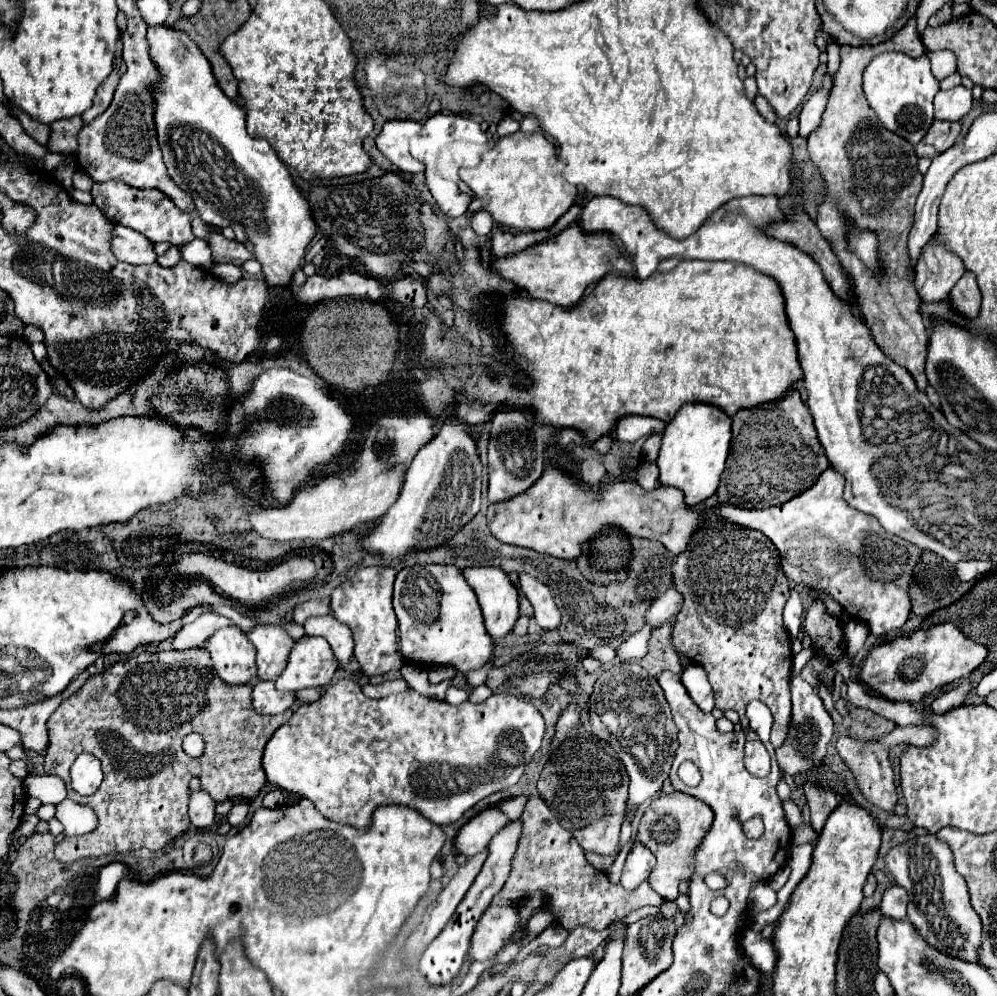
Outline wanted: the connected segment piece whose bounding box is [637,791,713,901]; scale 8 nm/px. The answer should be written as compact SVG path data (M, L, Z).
M673 791L669 795L657 797L651 803L645 805L645 811L639 821L637 829L637 839L657 857L657 865L649 877L651 887L667 901L675 901L677 897L677 885L681 879L691 877L691 853L703 839L703 835L709 831L713 823L713 813L707 803L683 795L681 791Z

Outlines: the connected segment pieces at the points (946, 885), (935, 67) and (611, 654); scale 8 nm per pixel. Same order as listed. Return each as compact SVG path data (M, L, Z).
M921 835L919 839L911 839L907 843L901 843L887 853L885 871L893 877L895 883L899 883L901 887L905 887L909 891L907 917L915 925L915 929L919 929L919 933L927 939L929 945L937 947L943 953L955 955L963 961L979 963L977 949L979 949L979 943L981 943L981 921L979 921L977 913L973 911L973 907L969 903L965 879L957 873L957 869L953 865L951 849L945 841L939 841L939 837L935 837L935 835Z
M929 51L927 57L931 61L931 71L933 71L937 81L955 73L955 65L957 65L955 53L951 53L951 51Z
M602 645L591 650L591 656L599 660L603 665L608 666L608 664L613 663L616 651L609 645Z

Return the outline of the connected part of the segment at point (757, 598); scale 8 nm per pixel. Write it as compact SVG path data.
M715 513L705 515L703 525L695 531L695 537L687 543L687 553L679 553L673 559L673 589L683 595L683 607L675 617L673 625L673 645L679 653L687 655L691 661L699 663L707 675L709 683L715 691L715 707L735 709L741 715L741 727L747 733L745 743L745 767L759 777L769 773L769 753L757 739L757 735L749 727L749 719L745 715L745 707L751 699L763 701L773 713L773 731L771 743L773 747L781 747L783 739L787 739L789 721L791 721L791 665L793 653L789 647L789 633L783 625L783 607L789 599L789 581L781 569L781 557L777 547L763 533L753 529L743 529L741 525L731 525Z

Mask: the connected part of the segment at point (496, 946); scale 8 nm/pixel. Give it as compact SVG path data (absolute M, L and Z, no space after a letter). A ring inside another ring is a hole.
M491 903L475 925L469 955L479 961L495 959L495 953L499 953L499 949L513 937L517 929L519 929L517 909L511 905L501 907Z

